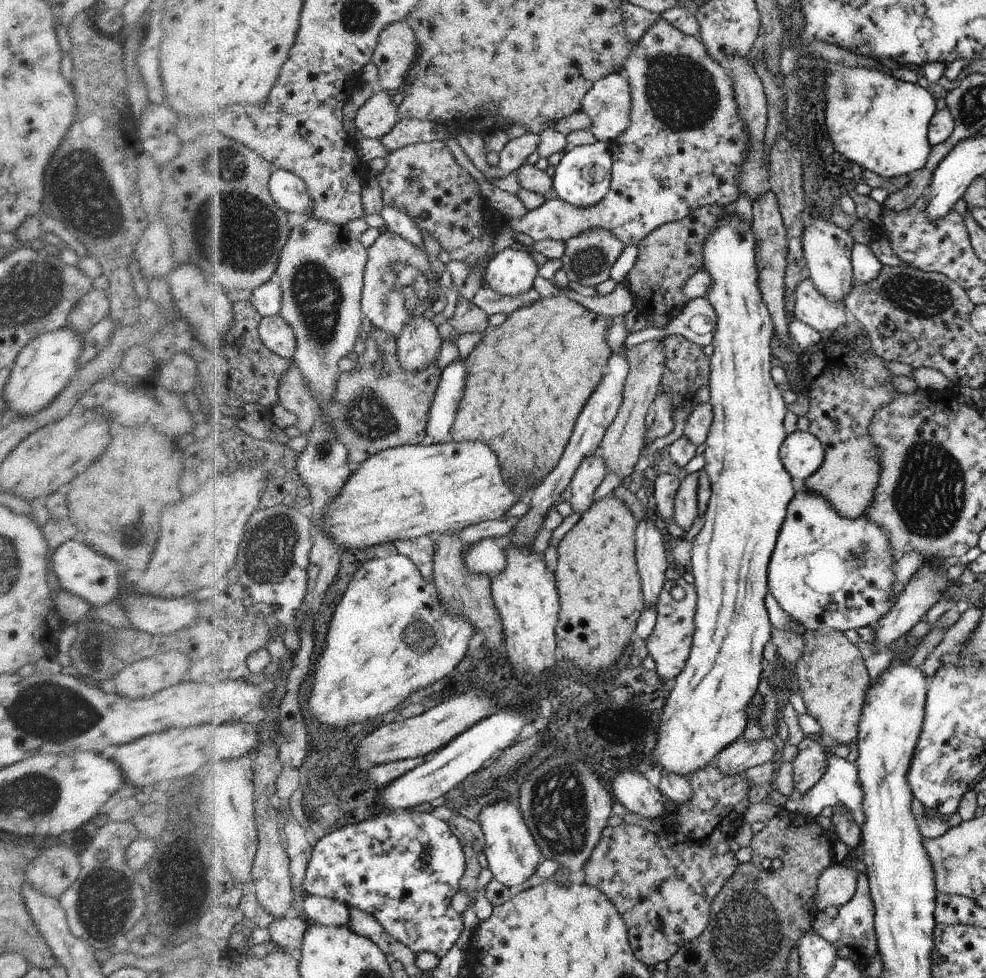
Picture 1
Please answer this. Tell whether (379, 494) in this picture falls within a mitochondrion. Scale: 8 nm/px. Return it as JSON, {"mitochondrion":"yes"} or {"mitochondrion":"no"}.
{"mitochondrion":"no"}

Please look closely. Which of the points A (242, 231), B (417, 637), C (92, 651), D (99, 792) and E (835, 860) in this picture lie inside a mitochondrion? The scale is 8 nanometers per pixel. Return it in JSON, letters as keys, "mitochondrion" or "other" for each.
{"A":"mitochondrion","B":"mitochondrion","C":"mitochondrion","D":"other","E":"other"}

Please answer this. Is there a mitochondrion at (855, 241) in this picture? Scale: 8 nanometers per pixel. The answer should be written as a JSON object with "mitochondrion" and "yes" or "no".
{"mitochondrion":"no"}

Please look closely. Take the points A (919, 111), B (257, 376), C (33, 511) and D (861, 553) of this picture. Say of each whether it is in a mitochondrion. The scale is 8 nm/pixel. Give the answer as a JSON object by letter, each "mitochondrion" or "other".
{"A":"other","B":"other","C":"other","D":"mitochondrion"}

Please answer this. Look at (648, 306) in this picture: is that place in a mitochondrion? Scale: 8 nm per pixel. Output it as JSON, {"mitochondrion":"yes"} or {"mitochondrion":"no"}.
{"mitochondrion":"no"}

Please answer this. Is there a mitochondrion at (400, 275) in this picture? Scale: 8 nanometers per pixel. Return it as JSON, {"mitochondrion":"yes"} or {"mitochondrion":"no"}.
{"mitochondrion":"yes"}

